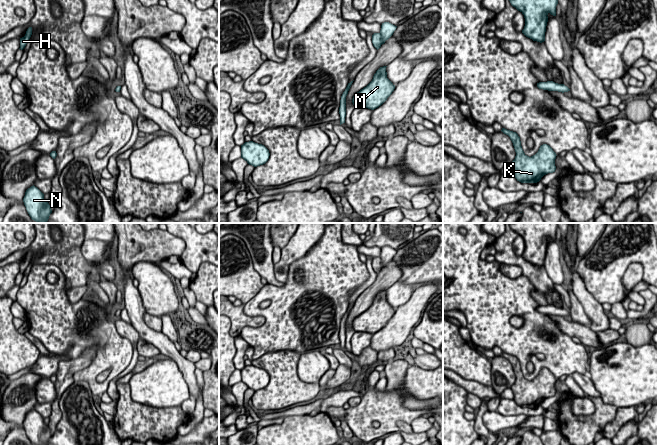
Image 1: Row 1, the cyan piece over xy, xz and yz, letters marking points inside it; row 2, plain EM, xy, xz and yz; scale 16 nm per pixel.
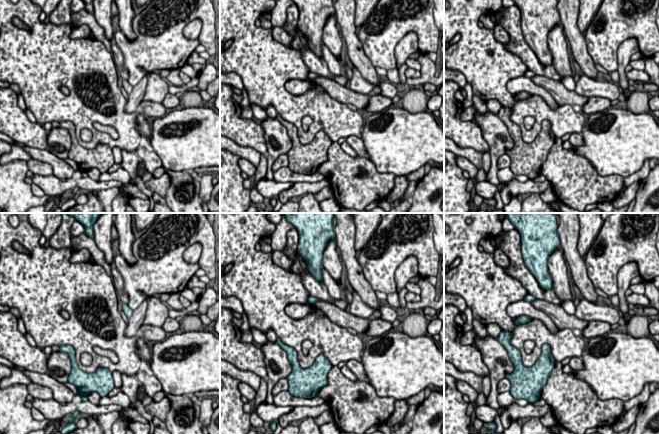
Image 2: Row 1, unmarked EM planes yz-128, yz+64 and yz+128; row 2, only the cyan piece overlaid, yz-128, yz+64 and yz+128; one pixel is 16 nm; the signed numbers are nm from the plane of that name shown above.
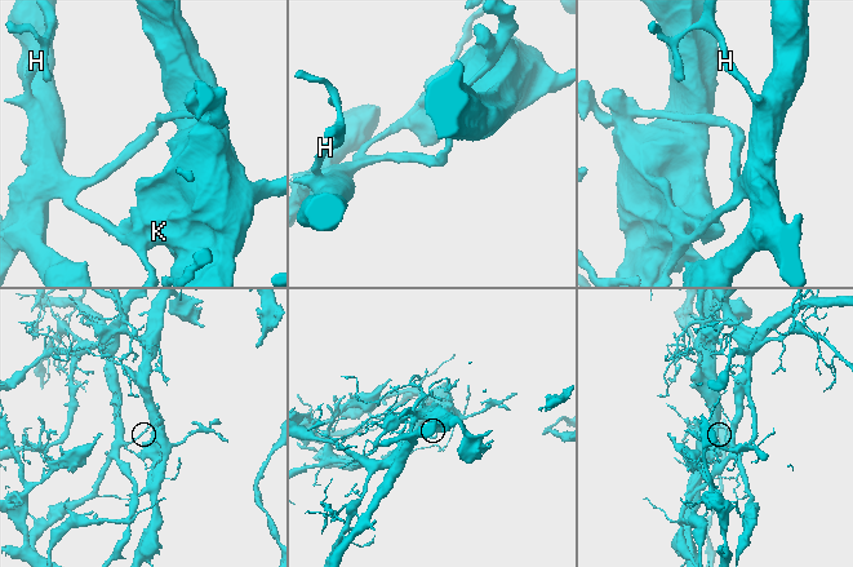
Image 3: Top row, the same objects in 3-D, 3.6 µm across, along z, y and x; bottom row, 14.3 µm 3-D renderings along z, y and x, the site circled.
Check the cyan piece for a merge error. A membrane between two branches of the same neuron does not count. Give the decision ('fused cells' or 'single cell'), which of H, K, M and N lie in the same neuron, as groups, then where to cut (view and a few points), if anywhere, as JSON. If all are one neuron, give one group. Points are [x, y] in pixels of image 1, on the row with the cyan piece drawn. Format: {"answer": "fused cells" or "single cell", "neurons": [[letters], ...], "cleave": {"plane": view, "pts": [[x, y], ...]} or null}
{"answer": "fused cells", "neurons": [["H", "N"], ["K", "M"]], "cleave": {"plane": "xy", "pts": [[118, 87], [116, 91]]}}

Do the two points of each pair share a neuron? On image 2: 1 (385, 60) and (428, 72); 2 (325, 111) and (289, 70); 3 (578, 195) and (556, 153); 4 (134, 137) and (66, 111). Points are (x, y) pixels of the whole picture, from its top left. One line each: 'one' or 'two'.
1: two
2: one
3: one
4: one

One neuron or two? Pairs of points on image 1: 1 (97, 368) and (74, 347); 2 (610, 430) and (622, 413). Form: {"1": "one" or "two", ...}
{"1": "one", "2": "one"}

